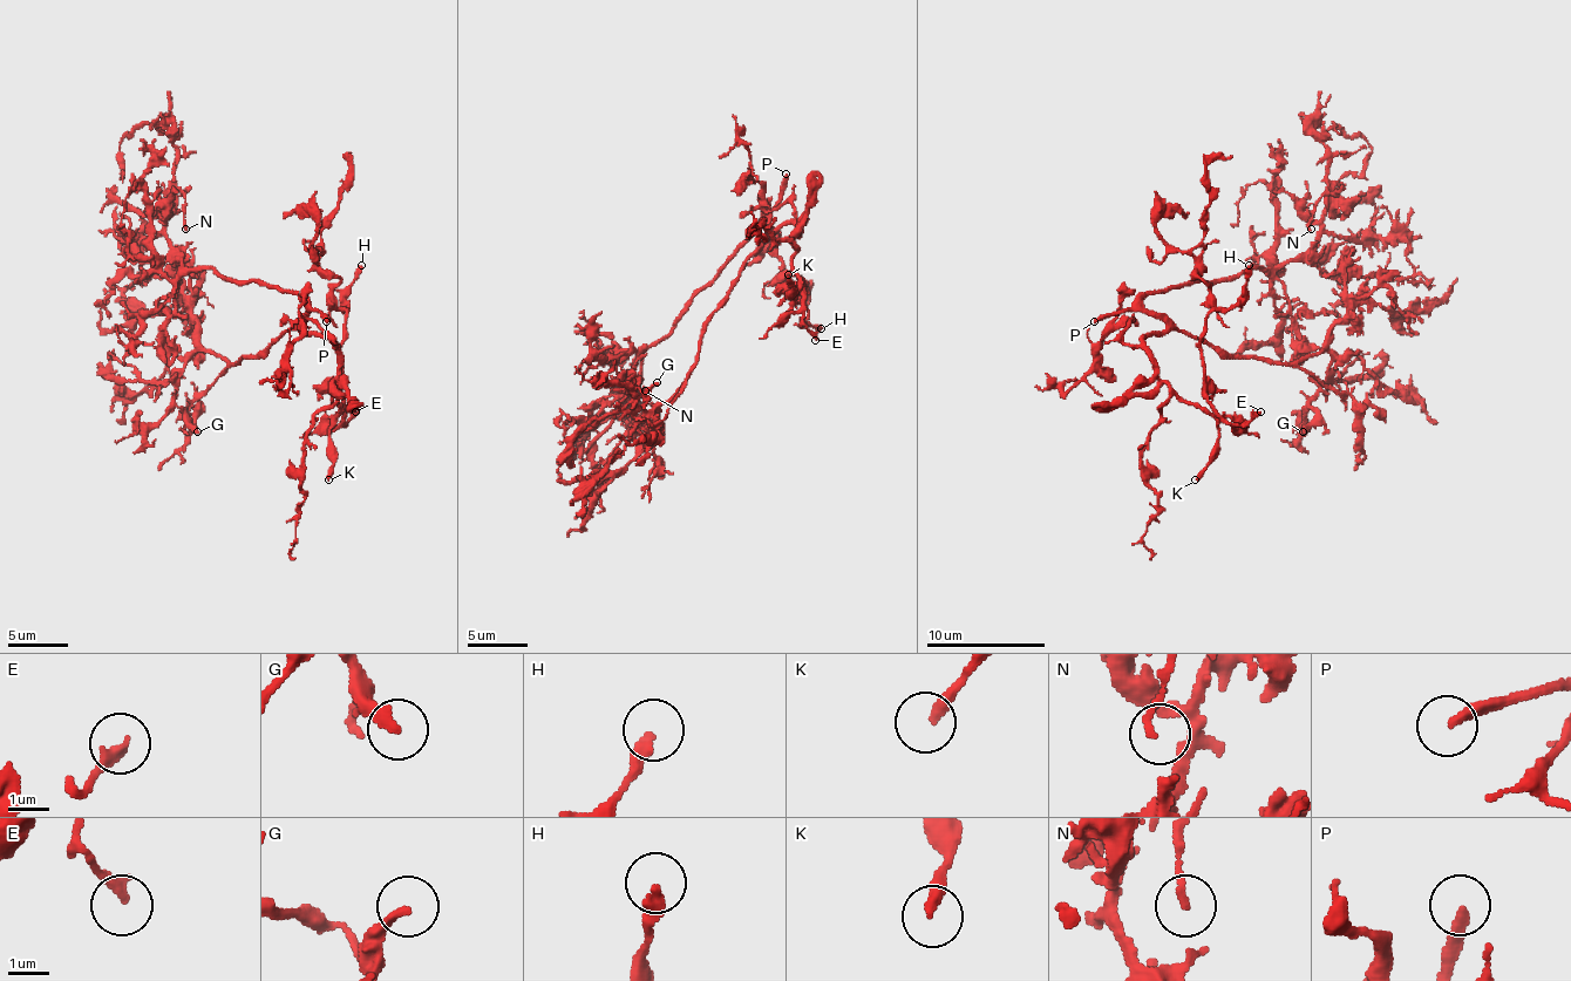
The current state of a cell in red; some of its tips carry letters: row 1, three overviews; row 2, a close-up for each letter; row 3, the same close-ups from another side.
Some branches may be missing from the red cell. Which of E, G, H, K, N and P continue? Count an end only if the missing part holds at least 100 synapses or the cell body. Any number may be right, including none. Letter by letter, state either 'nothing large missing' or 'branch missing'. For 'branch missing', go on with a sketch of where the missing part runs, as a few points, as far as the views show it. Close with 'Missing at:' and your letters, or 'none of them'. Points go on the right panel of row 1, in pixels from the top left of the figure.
E: nothing large missing
G: nothing large missing
H: nothing large missing
K: nothing large missing
N: nothing large missing
P: branch missing; missing branch runs (1094, 321), (1013, 431), (1011, 543), (974, 620), (1046, 590), (1171, 640)
Missing at: P

